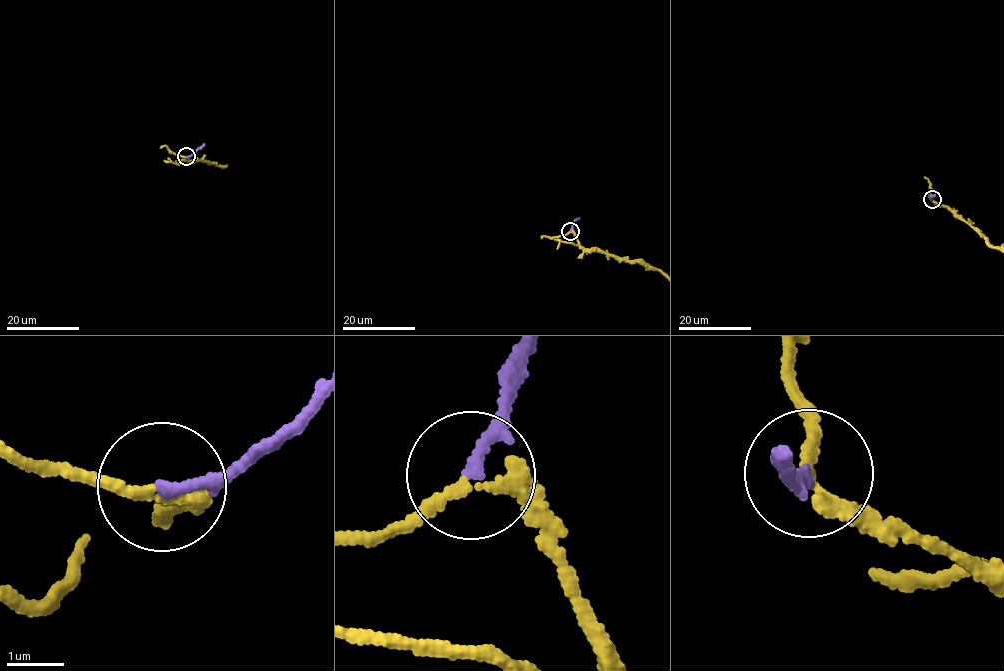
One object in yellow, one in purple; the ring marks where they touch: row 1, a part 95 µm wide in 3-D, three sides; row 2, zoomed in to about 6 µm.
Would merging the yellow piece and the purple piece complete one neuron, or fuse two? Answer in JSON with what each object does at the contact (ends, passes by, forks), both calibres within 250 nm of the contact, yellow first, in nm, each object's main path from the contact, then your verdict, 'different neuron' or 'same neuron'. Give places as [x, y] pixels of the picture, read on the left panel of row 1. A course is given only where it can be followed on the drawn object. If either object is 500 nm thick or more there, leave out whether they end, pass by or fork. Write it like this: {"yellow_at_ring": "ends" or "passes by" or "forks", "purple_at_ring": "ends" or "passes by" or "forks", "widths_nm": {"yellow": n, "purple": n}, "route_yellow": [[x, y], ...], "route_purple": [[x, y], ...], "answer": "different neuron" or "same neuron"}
{"yellow_at_ring": "passes by", "purple_at_ring": "ends", "widths_nm": {"yellow": 160, "purple": 190}, "route_purple": [[186, 156], [204, 143]], "answer": "same neuron"}

